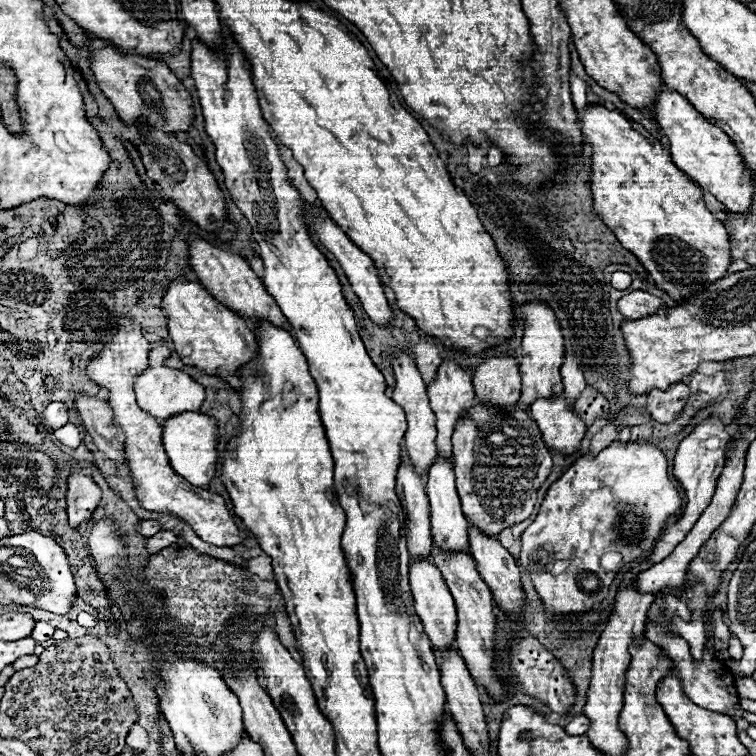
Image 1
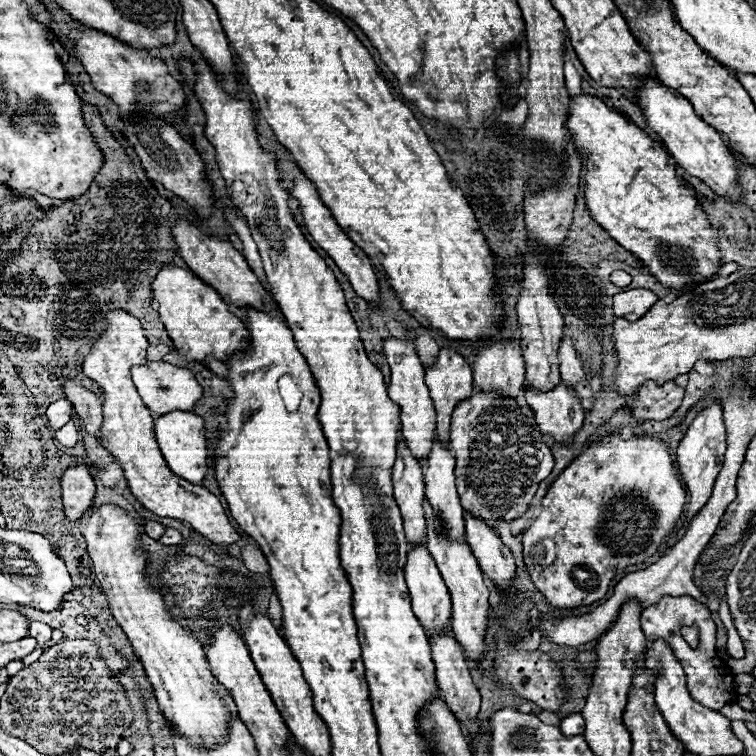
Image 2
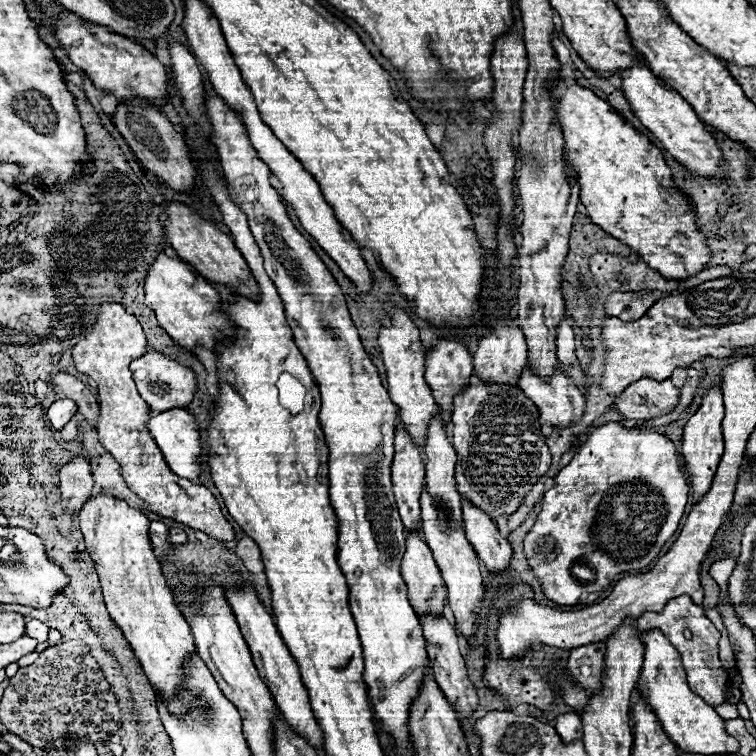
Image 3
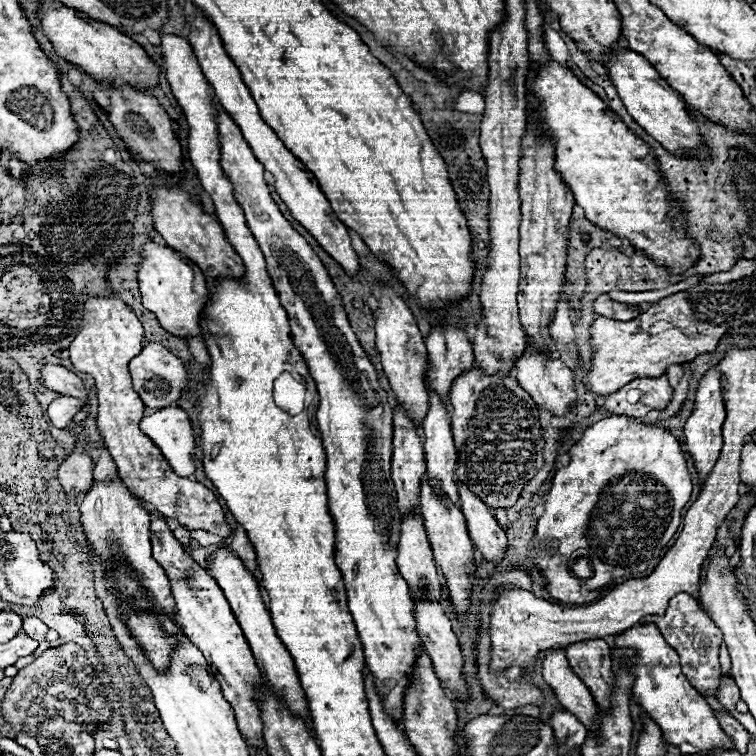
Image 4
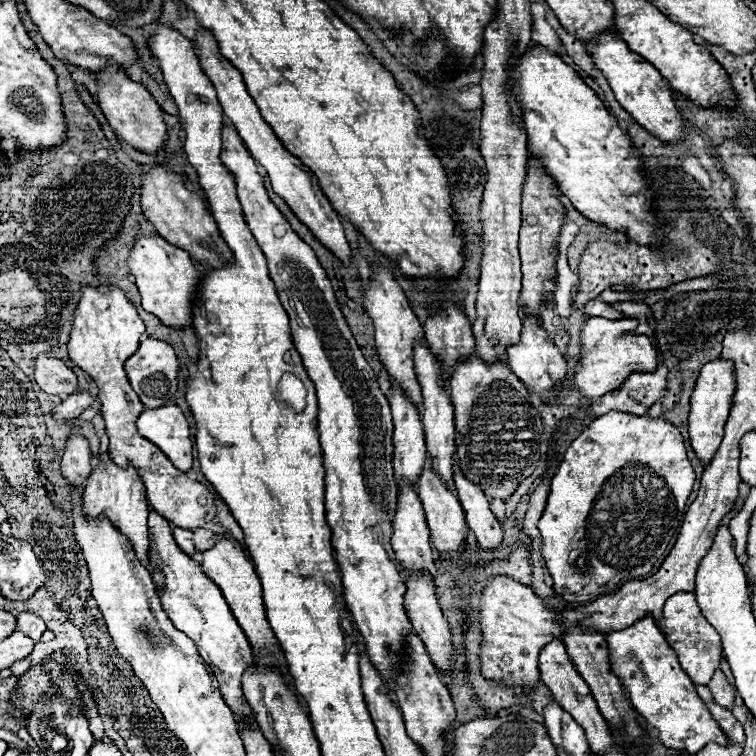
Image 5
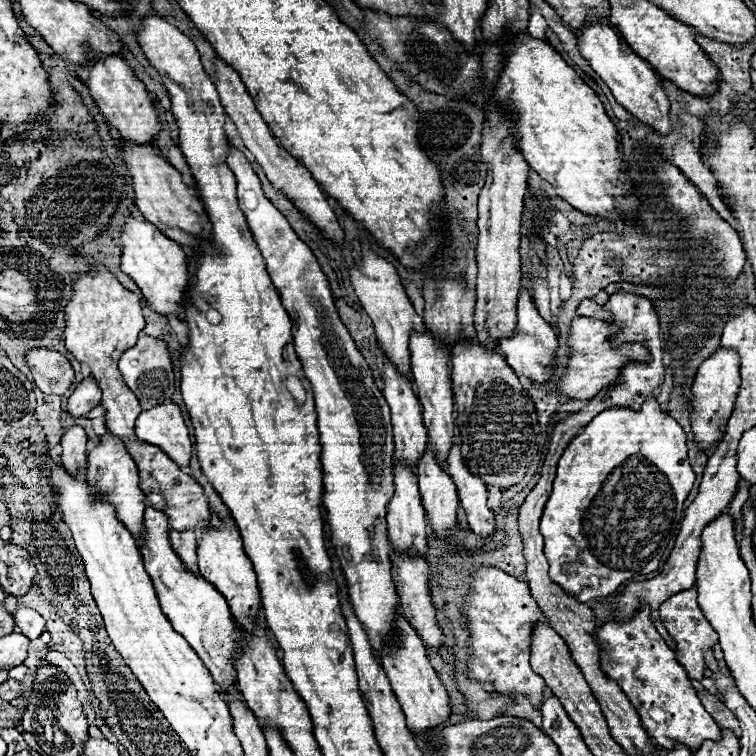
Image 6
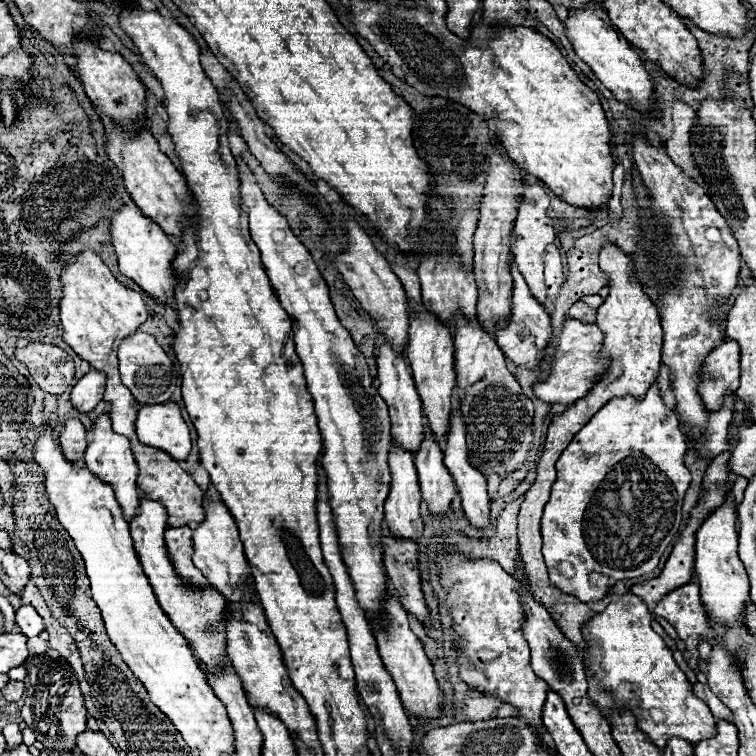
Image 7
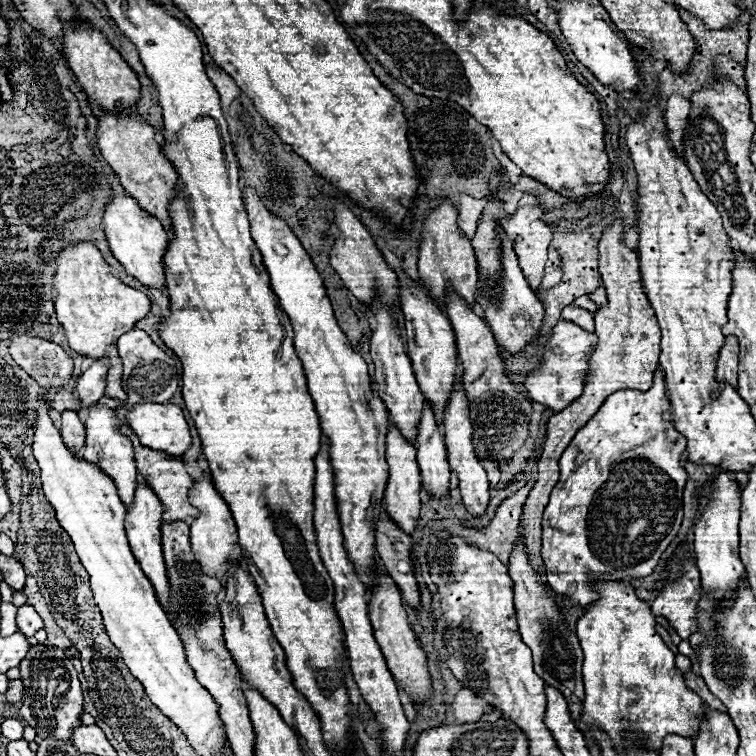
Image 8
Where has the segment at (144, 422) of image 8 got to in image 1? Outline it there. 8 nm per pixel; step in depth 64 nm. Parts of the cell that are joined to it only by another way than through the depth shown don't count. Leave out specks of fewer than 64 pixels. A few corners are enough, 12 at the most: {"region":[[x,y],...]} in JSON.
{"region":[[198,412],[162,422],[170,466],[194,486],[216,470],[216,420]]}

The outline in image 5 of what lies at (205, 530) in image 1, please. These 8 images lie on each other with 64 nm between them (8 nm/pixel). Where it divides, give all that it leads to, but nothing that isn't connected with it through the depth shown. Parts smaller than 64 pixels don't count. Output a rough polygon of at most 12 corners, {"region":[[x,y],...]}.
{"region":[[114,284],[82,286],[70,360],[98,386],[116,464],[158,514],[216,524],[212,494],[136,430],[144,410],[124,360],[146,330]]}

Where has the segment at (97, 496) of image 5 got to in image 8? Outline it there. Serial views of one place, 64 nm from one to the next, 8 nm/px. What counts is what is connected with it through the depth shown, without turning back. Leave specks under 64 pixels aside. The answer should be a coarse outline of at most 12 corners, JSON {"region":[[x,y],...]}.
{"region":[[86,408],[82,458],[104,468],[126,506],[134,500],[132,442],[114,410]]}

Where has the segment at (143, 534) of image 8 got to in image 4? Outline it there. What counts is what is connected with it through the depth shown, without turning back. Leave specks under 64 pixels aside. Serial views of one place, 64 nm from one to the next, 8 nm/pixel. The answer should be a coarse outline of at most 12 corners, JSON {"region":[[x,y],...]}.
{"region":[[150,522],[174,618],[260,746],[252,650],[216,580]]}

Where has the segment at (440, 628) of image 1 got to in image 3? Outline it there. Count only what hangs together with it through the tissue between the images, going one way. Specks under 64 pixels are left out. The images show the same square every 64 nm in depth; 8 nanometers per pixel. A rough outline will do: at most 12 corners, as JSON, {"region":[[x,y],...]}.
{"region":[[420,530],[400,572],[416,614],[440,614],[446,586]]}

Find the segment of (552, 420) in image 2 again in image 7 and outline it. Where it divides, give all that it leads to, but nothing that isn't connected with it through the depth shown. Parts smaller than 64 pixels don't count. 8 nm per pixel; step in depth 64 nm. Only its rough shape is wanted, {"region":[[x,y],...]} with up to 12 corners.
{"region":[[510,264],[512,312],[496,328],[514,364],[538,368],[552,338],[550,316]]}

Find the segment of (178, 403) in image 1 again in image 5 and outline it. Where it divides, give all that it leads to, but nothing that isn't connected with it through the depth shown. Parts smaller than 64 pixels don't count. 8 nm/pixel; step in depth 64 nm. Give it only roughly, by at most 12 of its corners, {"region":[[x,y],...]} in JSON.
{"region":[[142,338],[124,362],[144,408],[170,402],[178,358],[162,340]]}

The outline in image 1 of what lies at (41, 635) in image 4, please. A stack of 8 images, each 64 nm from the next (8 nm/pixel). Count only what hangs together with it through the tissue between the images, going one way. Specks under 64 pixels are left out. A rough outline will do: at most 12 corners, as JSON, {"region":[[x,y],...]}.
{"region":[[36,622],[32,638],[46,642],[54,636],[56,628],[46,622]]}

